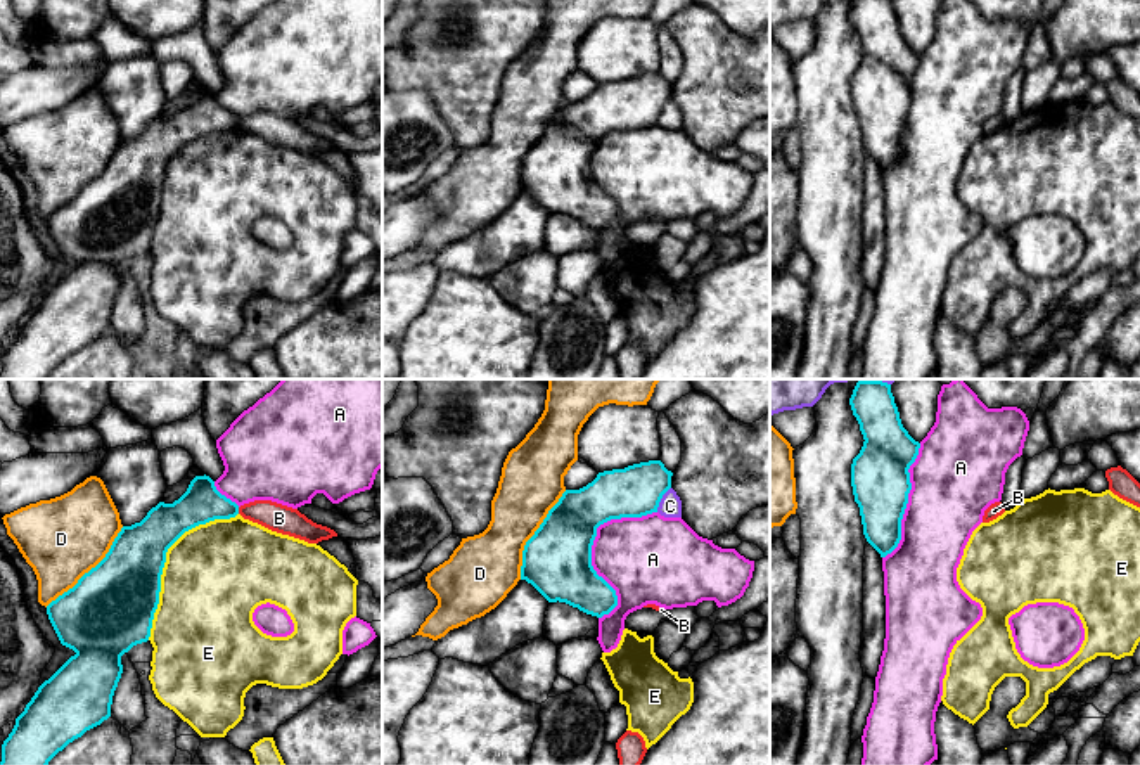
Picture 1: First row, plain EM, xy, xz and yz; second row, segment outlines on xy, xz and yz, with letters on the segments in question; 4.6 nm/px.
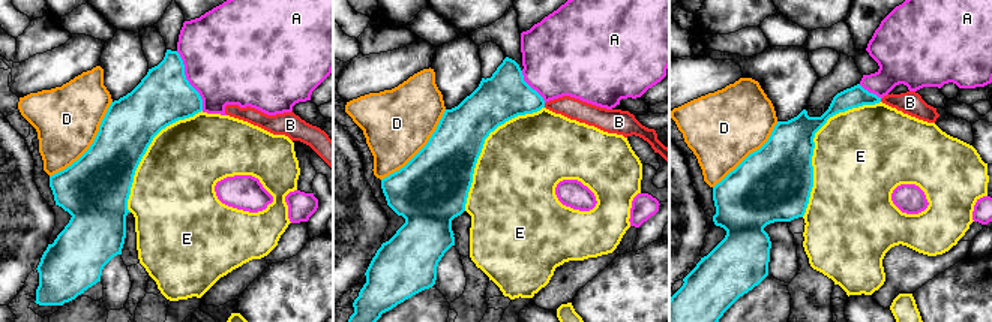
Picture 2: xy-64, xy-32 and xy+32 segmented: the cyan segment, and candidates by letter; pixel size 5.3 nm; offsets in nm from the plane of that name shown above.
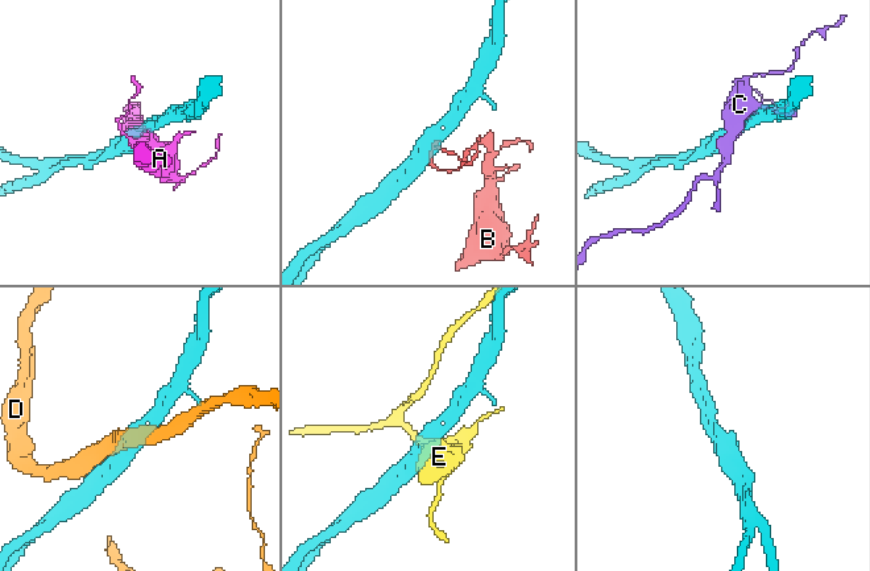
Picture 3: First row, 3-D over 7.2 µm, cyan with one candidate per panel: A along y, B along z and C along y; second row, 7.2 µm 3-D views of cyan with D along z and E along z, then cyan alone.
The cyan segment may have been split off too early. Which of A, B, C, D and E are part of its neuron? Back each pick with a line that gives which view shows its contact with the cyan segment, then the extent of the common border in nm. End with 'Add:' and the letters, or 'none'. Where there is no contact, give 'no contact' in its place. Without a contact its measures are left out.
Add: none

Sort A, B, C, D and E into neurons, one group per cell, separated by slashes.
A / B / C / D / E

